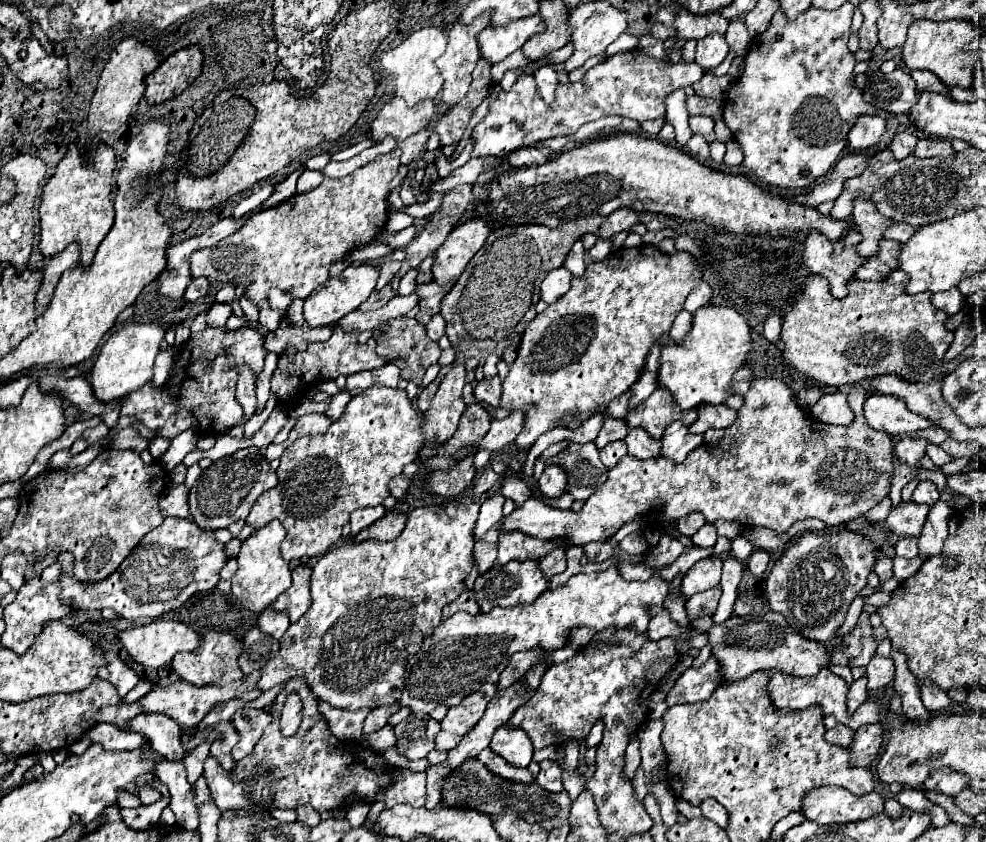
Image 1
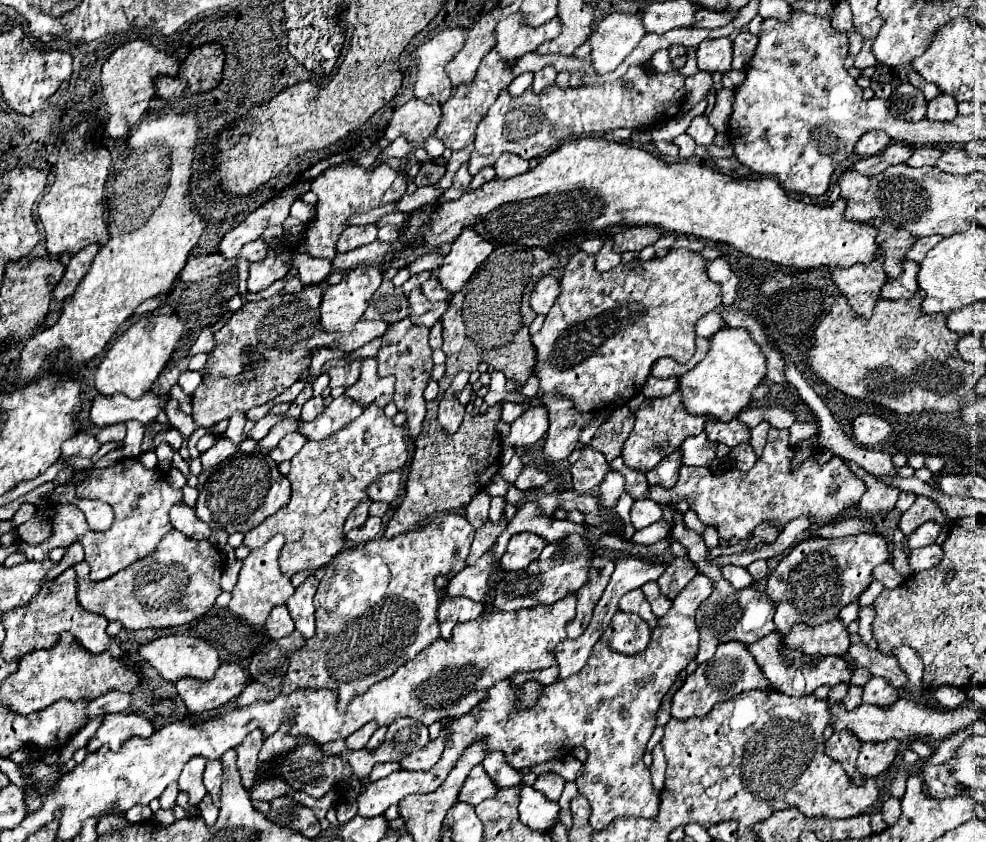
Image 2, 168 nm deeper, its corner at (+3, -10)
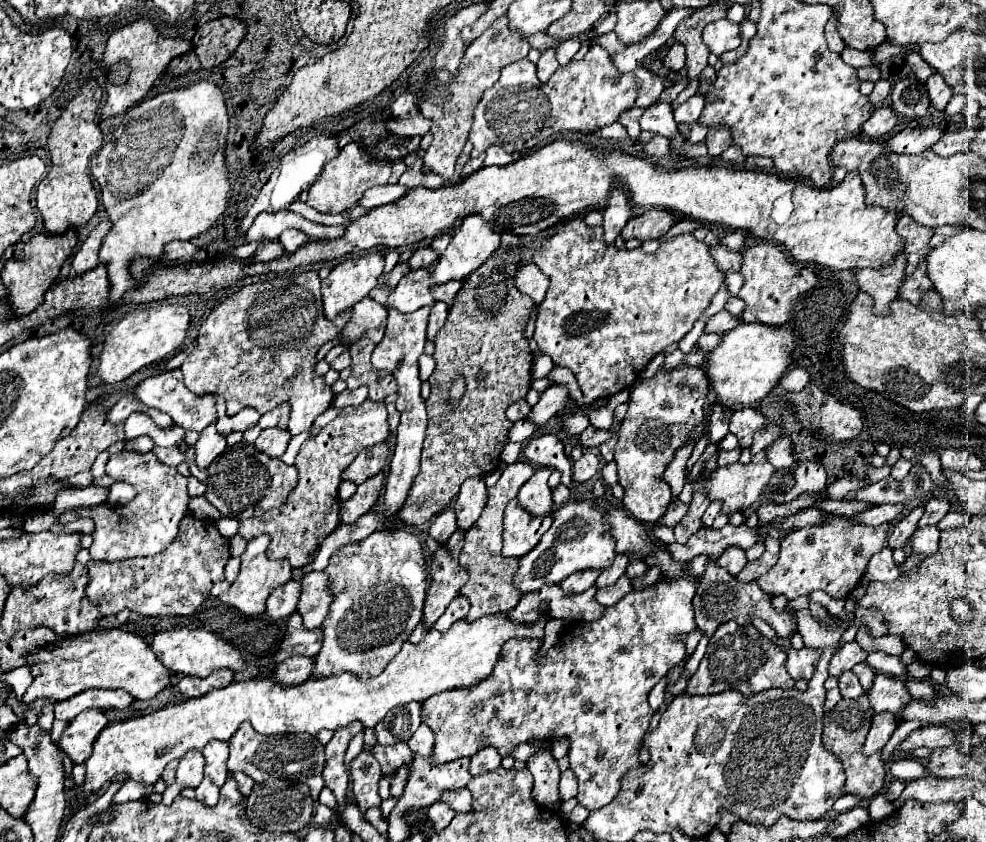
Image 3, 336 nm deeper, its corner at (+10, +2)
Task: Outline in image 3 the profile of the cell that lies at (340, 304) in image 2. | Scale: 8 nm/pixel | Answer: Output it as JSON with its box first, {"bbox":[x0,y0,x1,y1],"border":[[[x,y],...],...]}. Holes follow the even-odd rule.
{"bbox":[321,251,383,319],"border":[[[377,251],[339,263],[329,277],[321,281],[325,317],[335,319],[361,301],[377,285],[383,267],[383,255]]]}

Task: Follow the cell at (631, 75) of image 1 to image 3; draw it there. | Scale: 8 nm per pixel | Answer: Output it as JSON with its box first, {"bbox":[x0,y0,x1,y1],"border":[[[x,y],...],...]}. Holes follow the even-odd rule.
{"bbox":[469,45,671,157],"border":[[[591,45],[583,61],[571,61],[567,67],[557,69],[547,83],[537,79],[535,63],[519,59],[501,71],[497,83],[483,93],[475,109],[475,123],[469,133],[469,141],[473,143],[471,157],[479,157],[491,145],[501,145],[509,153],[521,153],[545,145],[551,135],[563,131],[593,133],[615,123],[629,107],[649,107],[657,103],[669,85],[671,81],[667,77],[659,77],[645,67],[619,73],[607,51],[599,45]]]}

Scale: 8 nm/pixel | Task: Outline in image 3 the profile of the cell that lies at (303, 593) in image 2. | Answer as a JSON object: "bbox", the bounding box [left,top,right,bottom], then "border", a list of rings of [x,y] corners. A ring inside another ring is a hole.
{"bbox":[297,571,333,629],"border":[[[311,571],[303,579],[303,589],[299,597],[297,611],[303,617],[303,625],[307,629],[321,627],[329,613],[329,605],[333,603],[333,591],[329,583],[329,575],[325,571]]]}

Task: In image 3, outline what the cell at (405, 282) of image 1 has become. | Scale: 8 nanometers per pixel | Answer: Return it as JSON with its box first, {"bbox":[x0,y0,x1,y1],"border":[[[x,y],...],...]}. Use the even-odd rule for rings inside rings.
{"bbox":[409,245,439,271],"border":[[[427,245],[427,247],[421,247],[421,249],[417,249],[417,251],[413,253],[413,257],[409,259],[409,265],[411,265],[411,269],[415,271],[415,269],[421,269],[421,267],[433,265],[437,259],[439,259],[439,255]]]}

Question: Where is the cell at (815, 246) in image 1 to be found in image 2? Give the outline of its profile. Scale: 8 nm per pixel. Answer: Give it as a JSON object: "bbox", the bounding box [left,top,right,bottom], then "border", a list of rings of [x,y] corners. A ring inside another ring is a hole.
{"bbox":[830,255,886,317],"border":[[[876,255],[876,259],[868,265],[856,263],[848,269],[830,269],[830,279],[848,299],[848,305],[854,313],[872,317],[874,303],[880,299],[880,287],[886,281],[882,263],[884,257]]]}

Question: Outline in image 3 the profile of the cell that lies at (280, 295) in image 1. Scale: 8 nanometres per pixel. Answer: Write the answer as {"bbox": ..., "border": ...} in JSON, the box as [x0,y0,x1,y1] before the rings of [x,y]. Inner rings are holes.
{"bbox":[181,271,349,435],"border":[[[303,271],[247,285],[227,297],[201,325],[197,345],[181,365],[185,387],[197,395],[223,395],[229,417],[237,415],[243,407],[253,407],[263,415],[281,403],[289,403],[289,433],[299,435],[311,429],[315,417],[321,415],[329,407],[329,399],[333,399],[331,387],[325,385],[321,375],[315,375],[315,355],[327,341],[333,341],[349,321],[349,313],[329,321],[319,307],[313,321],[315,303],[309,301],[309,289],[319,287],[319,281],[317,271]],[[291,293],[307,293],[307,299],[301,299],[297,307],[293,303],[293,311]]]}

